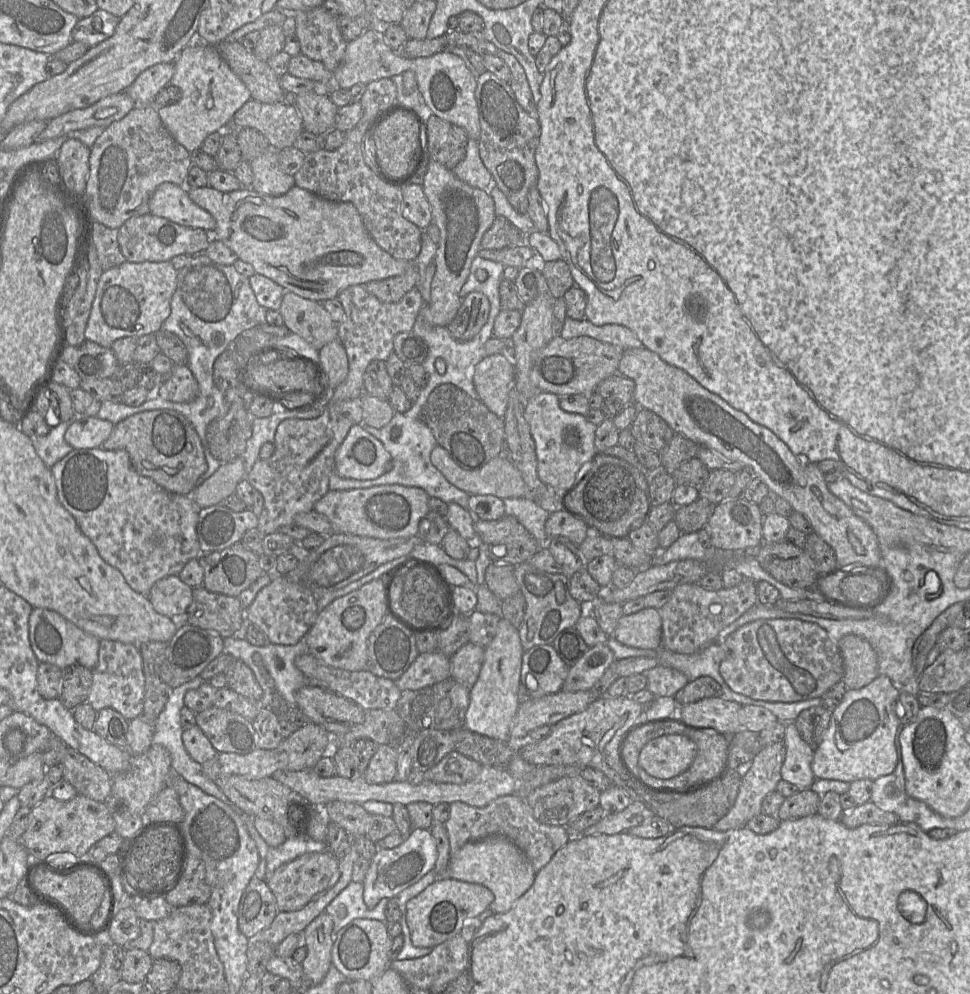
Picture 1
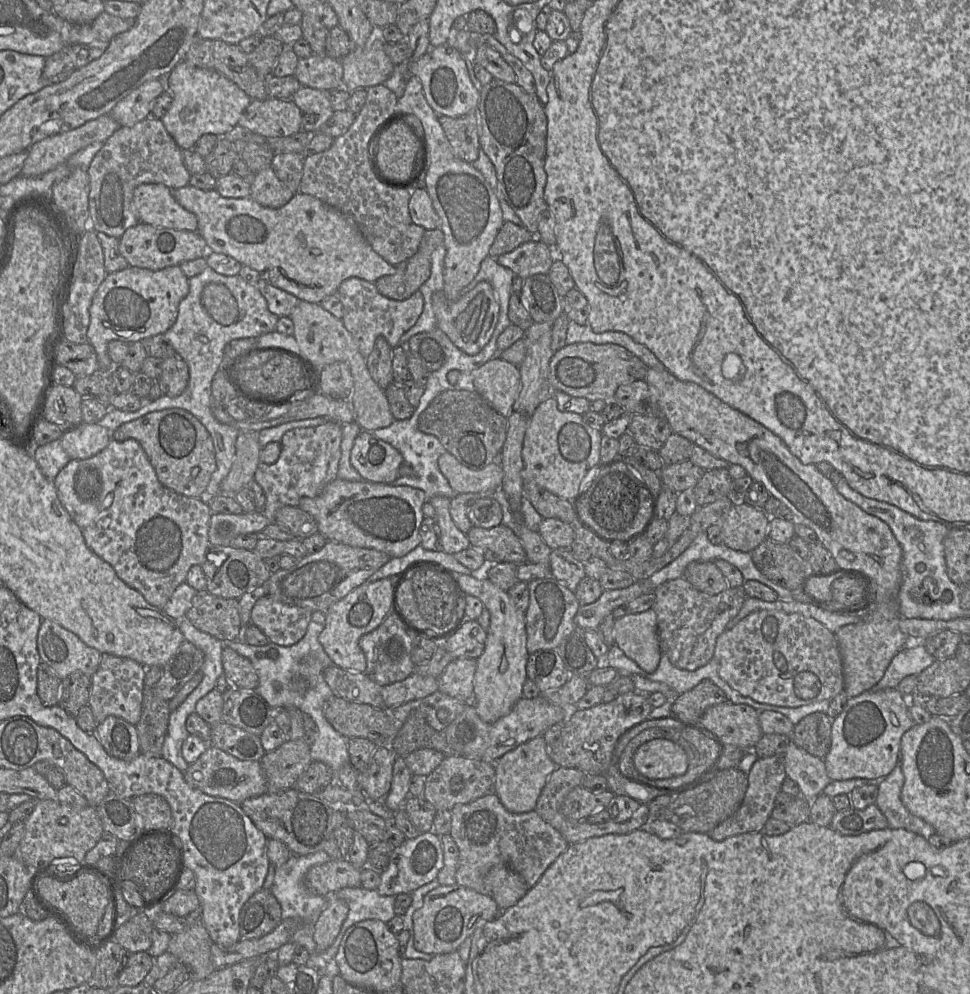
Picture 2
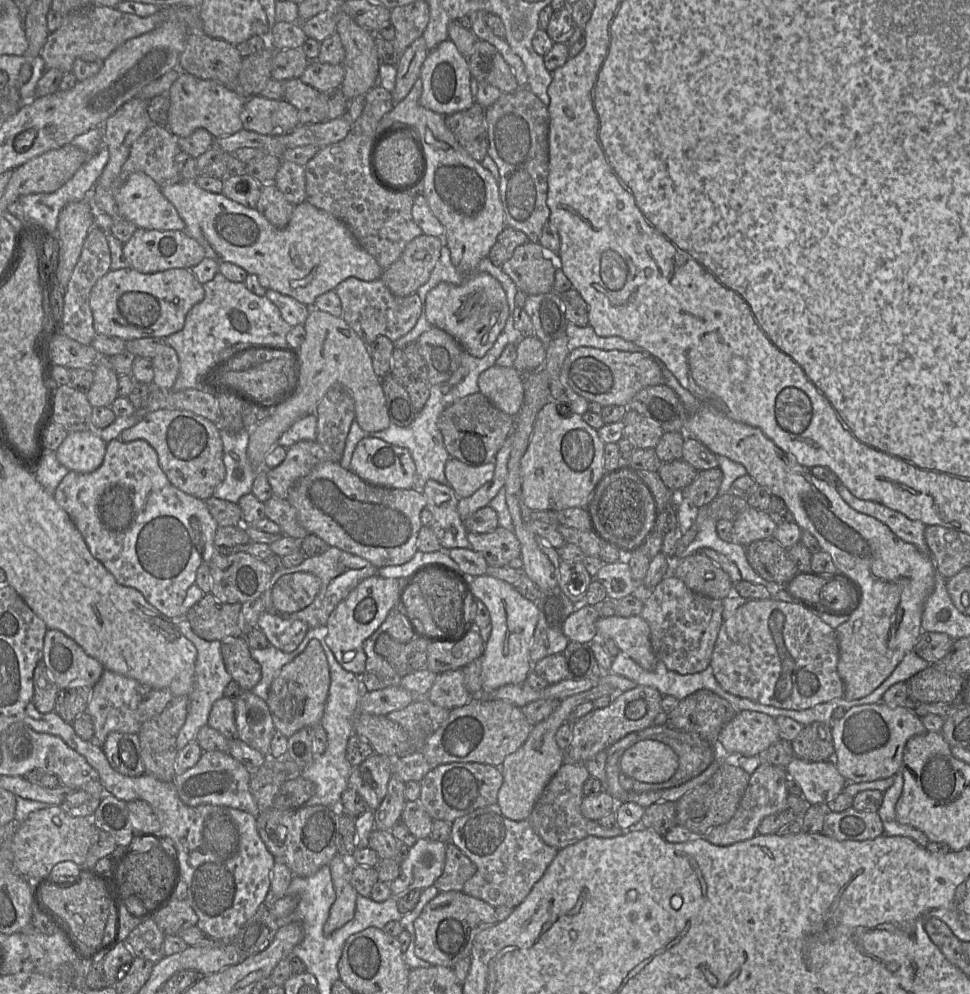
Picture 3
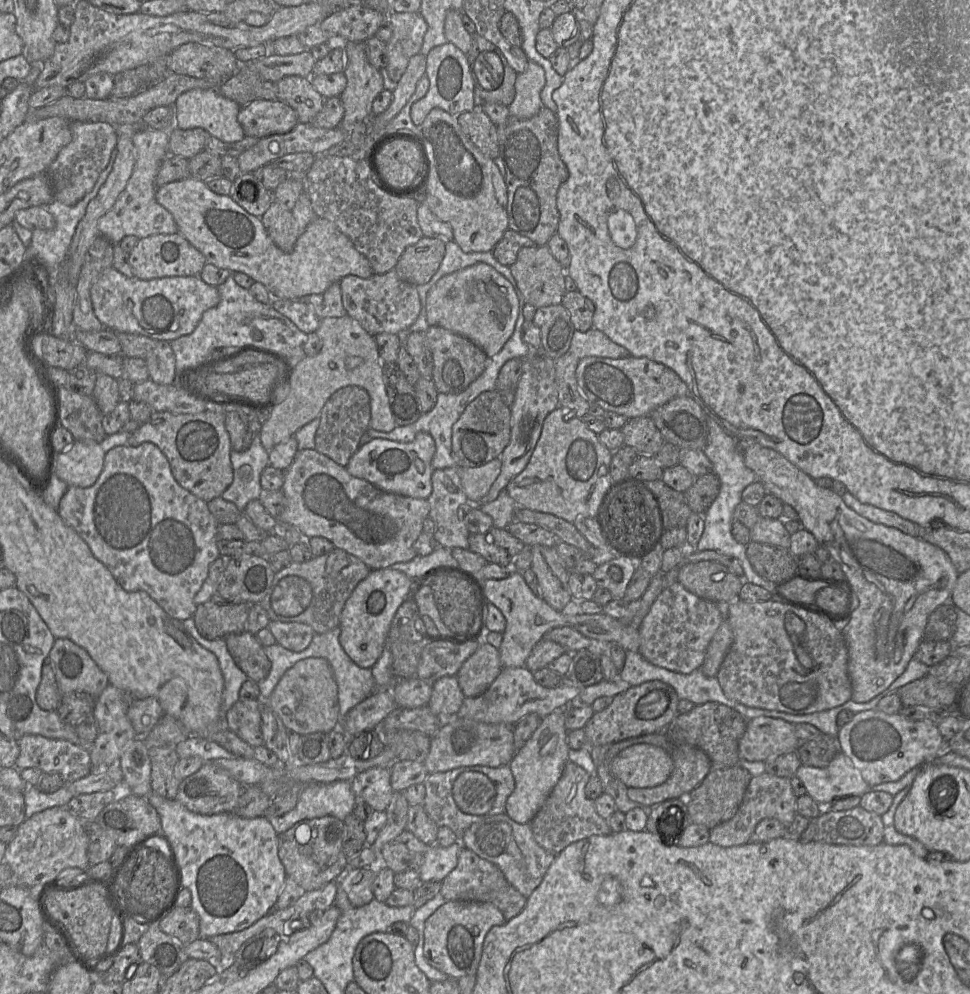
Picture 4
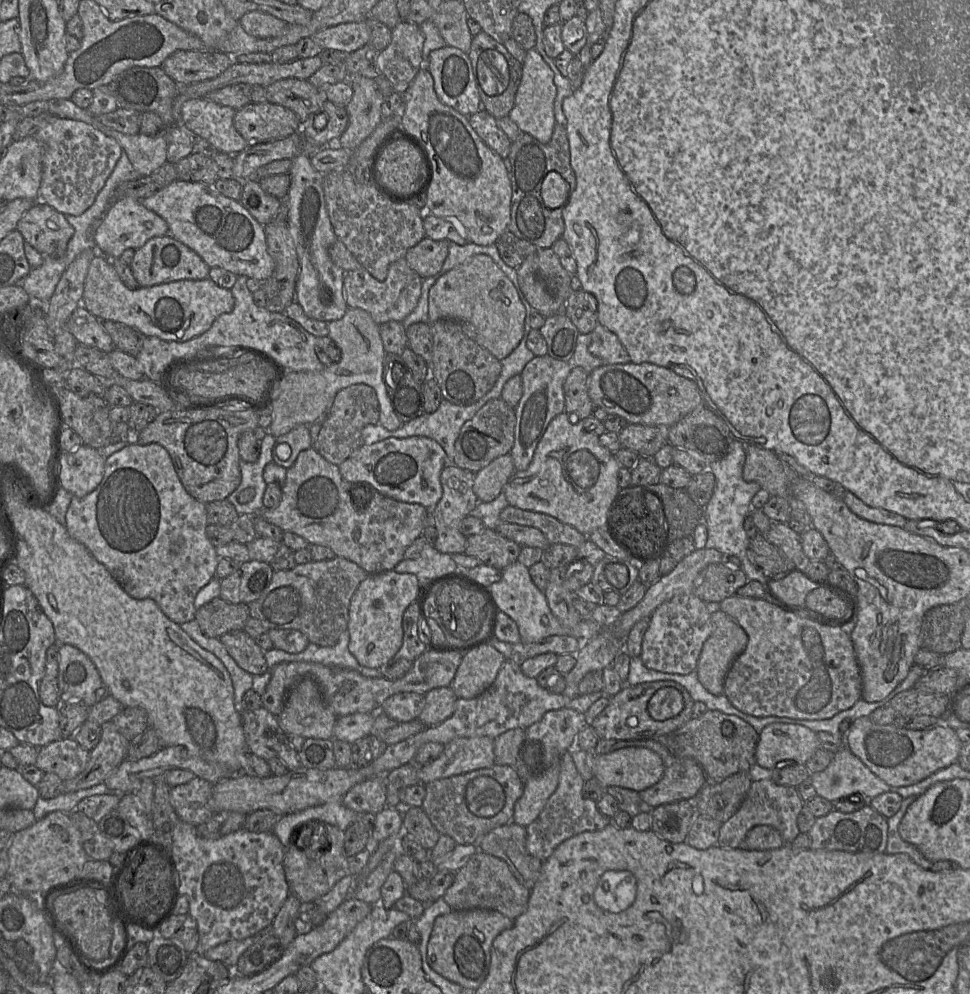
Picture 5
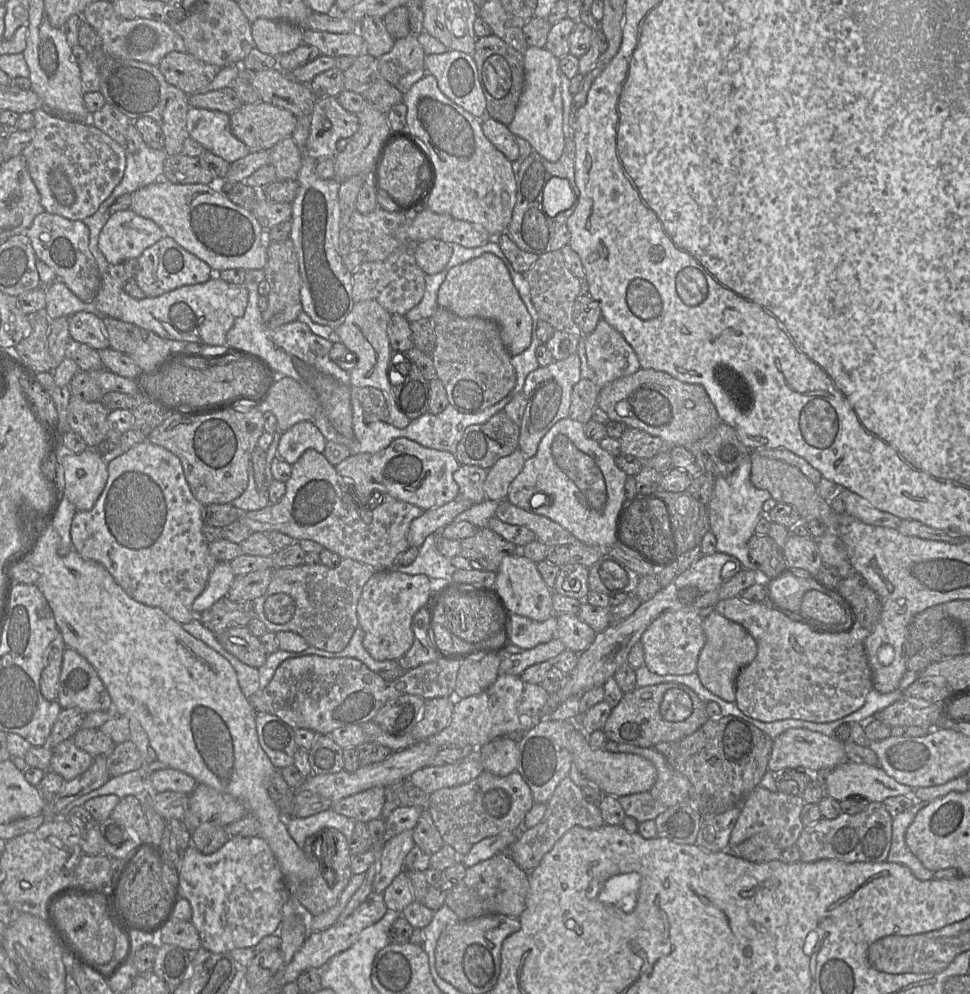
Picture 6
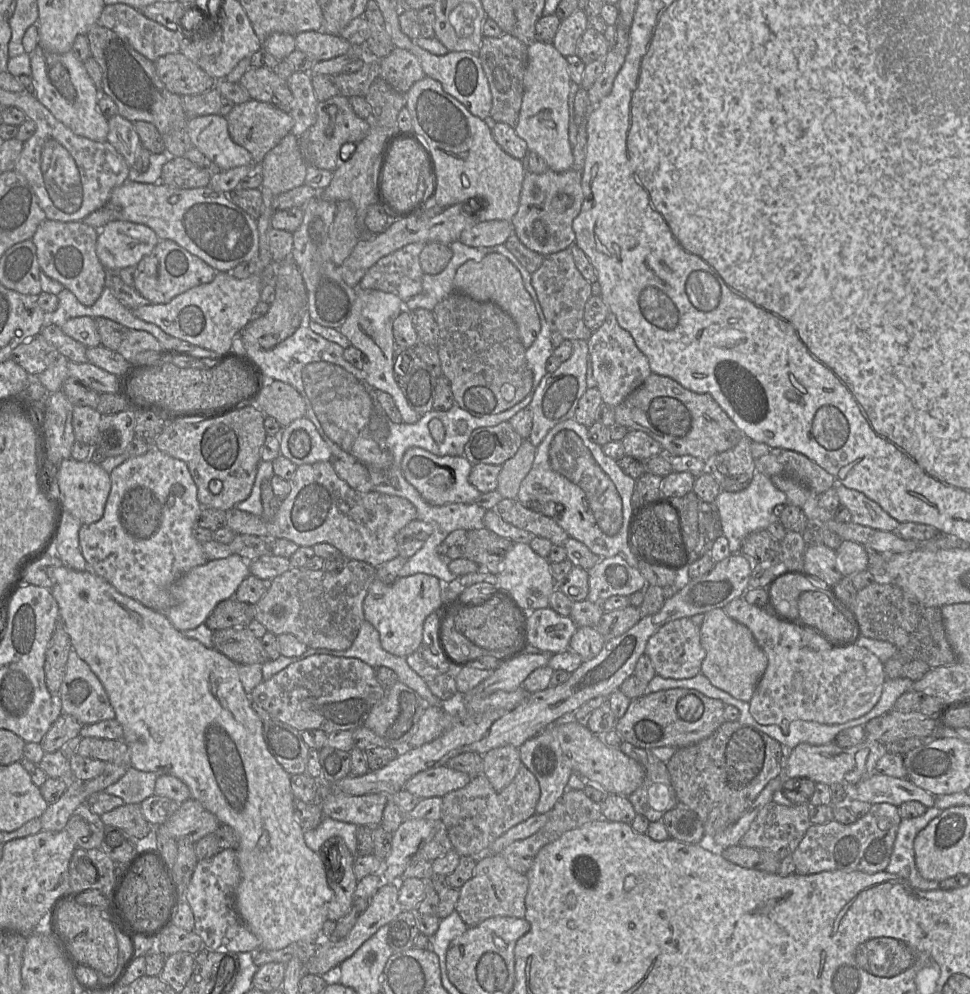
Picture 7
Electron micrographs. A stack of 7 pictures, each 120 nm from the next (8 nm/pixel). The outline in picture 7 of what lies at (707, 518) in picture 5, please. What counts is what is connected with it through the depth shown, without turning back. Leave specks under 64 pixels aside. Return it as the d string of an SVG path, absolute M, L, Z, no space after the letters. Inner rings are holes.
M756 467L751 483L747 488L739 492L728 492L722 490L714 501L721 519L723 536L728 540L729 549L732 554L741 553L742 541L752 532L766 529L778 518L773 514L776 505L786 505L786 495L776 488L770 477L760 473Z

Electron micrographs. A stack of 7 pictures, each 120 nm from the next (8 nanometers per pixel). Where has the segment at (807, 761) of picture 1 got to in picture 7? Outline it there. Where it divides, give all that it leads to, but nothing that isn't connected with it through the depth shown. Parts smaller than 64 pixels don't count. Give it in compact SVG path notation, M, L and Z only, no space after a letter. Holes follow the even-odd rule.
M875 773L853 787L844 787L849 799L858 799L873 804L887 803L897 808L904 802L916 801L927 809L934 807L935 797L917 787L907 778L900 779Z

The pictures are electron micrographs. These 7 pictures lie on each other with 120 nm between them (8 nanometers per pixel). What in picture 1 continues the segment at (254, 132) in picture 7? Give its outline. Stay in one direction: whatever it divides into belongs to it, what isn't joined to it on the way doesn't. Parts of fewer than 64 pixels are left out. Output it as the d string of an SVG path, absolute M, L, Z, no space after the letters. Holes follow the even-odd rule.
M253 99L247 101L234 115L236 128L254 128L264 135L270 147L276 151L292 147L303 131L303 120L292 101L262 103Z

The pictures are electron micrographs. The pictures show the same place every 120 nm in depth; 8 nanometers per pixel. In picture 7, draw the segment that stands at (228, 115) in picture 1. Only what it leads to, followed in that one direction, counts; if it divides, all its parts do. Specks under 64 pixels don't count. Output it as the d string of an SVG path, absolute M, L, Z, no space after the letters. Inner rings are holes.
M224 116L189 118L186 131L193 147L214 162L221 171L253 163L251 154L231 139Z

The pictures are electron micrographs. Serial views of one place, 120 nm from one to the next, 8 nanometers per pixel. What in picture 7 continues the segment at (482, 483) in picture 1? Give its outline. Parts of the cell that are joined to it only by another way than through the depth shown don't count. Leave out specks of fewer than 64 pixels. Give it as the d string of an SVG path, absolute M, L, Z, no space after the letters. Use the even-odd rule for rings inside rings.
M524 440L515 455L501 465L496 491L502 498L516 499L521 482L532 467L536 449L529 440Z

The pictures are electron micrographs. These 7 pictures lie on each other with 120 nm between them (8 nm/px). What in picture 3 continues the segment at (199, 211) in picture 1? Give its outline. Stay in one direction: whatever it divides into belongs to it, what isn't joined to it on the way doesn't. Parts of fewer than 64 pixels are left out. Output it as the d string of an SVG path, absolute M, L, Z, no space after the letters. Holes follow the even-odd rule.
M144 173L131 174L117 190L115 200L120 216L137 228L159 231L185 229L185 223L175 207L164 197L157 183Z

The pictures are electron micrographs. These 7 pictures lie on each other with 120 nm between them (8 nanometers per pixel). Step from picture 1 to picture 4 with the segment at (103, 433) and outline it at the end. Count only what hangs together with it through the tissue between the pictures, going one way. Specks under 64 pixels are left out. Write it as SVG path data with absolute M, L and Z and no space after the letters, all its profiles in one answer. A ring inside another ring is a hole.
M74 441L66 450L58 452L54 473L68 486L92 486L104 467L105 452L100 443Z

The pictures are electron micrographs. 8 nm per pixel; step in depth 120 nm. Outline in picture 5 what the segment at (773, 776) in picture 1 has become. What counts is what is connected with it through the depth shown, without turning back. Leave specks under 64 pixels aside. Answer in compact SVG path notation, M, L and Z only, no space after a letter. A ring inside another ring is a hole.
M772 779L753 781L736 813L720 827L718 843L722 848L738 848L750 829L769 825L777 829L786 843L791 843L800 833L797 818L804 807L804 801L797 788L776 784Z

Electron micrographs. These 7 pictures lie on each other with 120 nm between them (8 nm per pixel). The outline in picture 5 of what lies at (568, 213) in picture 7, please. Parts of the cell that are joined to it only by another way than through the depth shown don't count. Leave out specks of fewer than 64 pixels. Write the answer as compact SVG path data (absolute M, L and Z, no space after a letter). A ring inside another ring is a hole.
M556 122L552 137L547 143L541 143L531 135L521 133L511 143L509 156L504 161L512 189L511 217L508 230L518 238L535 245L538 249L552 247L564 232L563 207L555 209L546 207L541 196L541 186L545 176L549 172L555 171L569 184L569 194L576 187L576 176L570 164L566 127Z

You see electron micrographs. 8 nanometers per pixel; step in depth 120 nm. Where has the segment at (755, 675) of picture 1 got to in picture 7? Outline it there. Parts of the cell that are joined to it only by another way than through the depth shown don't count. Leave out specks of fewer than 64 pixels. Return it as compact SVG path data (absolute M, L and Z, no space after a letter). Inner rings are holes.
M743 596L729 602L724 612L746 626L758 646L767 656L767 668L749 701L753 718L763 725L789 724L793 720L815 721L821 724L842 724L867 714L879 701L886 675L883 663L868 649L853 645L845 649L815 651L803 645L804 628L789 625L768 608L748 603Z

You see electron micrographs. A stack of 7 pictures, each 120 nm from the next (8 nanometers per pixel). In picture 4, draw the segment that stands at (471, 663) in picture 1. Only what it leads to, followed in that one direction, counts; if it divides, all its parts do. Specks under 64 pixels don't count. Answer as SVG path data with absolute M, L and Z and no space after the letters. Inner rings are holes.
M444 676L433 683L427 706L438 717L451 719L457 715L464 699L457 676Z

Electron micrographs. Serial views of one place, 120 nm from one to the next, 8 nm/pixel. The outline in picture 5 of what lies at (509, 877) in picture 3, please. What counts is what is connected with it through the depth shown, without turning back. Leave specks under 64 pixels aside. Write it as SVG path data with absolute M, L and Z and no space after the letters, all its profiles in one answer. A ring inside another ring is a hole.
M512 822L485 834L477 846L479 851L505 861L517 881L531 891L538 880L543 861L528 853L526 836L526 827Z

